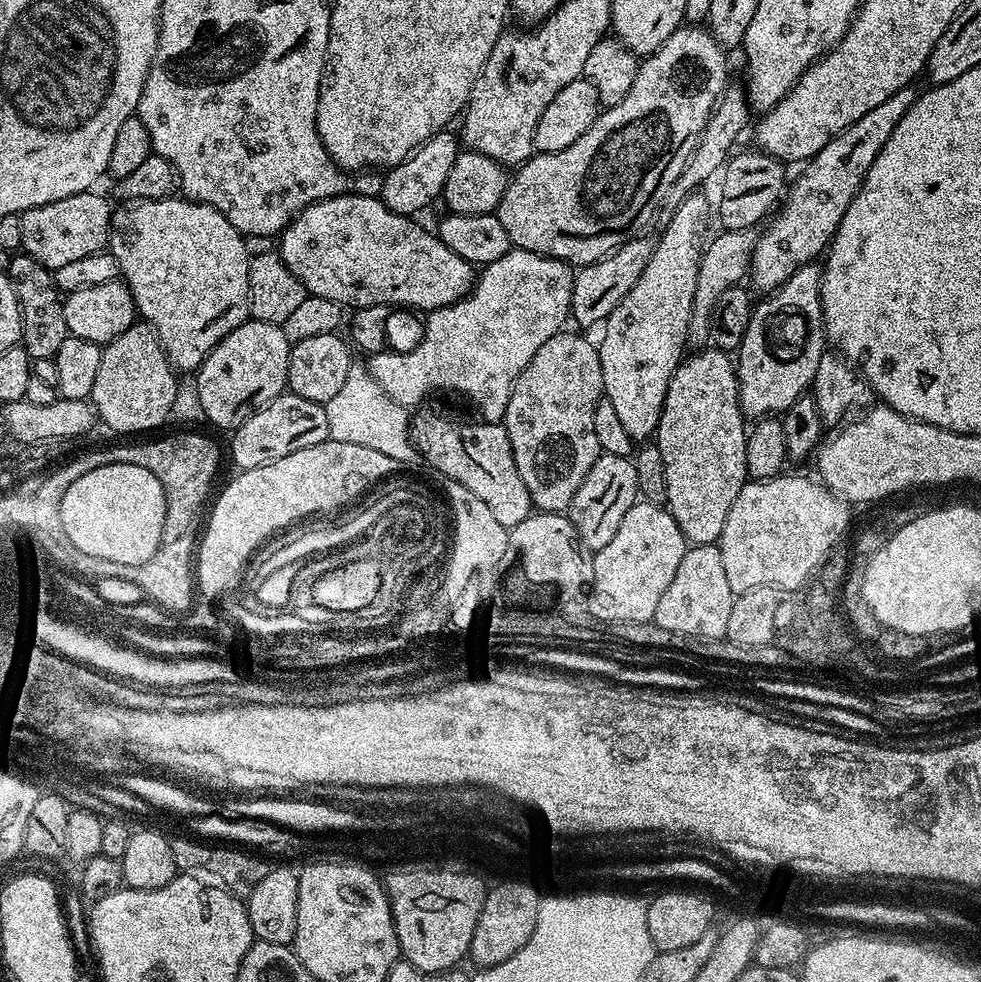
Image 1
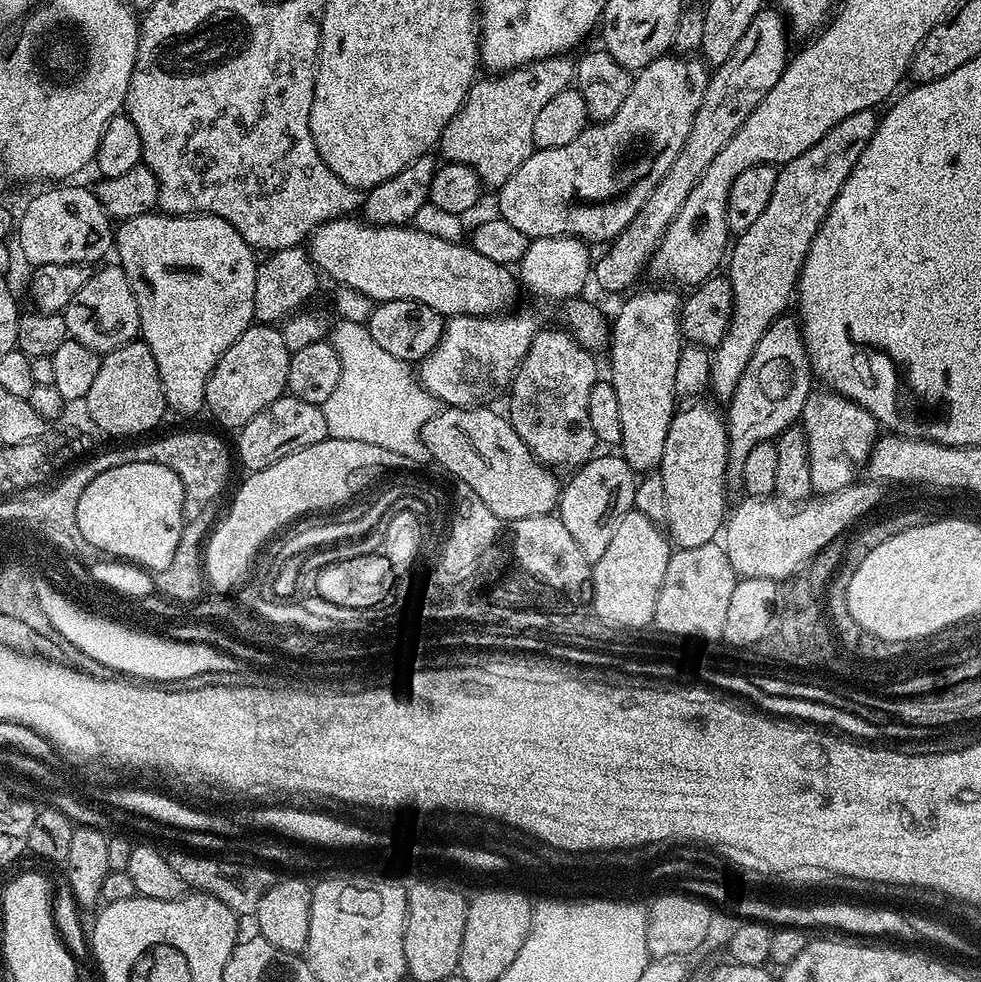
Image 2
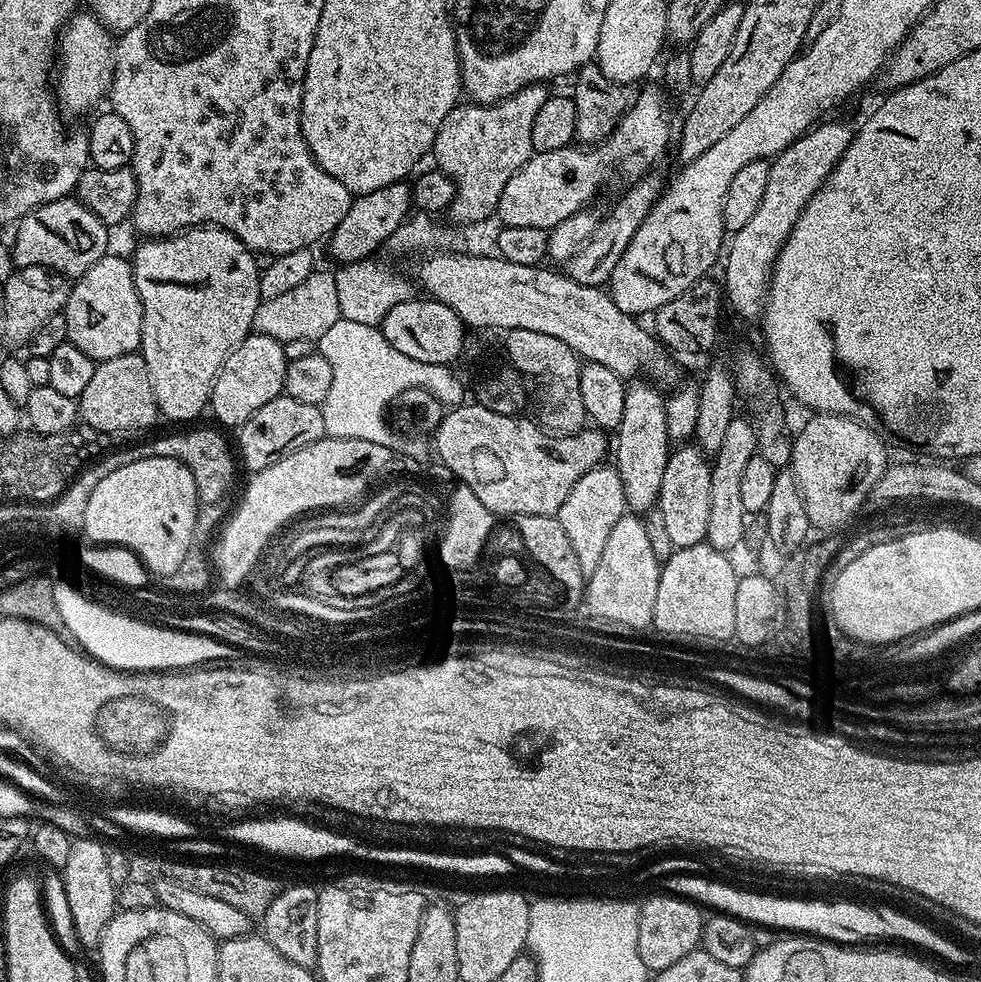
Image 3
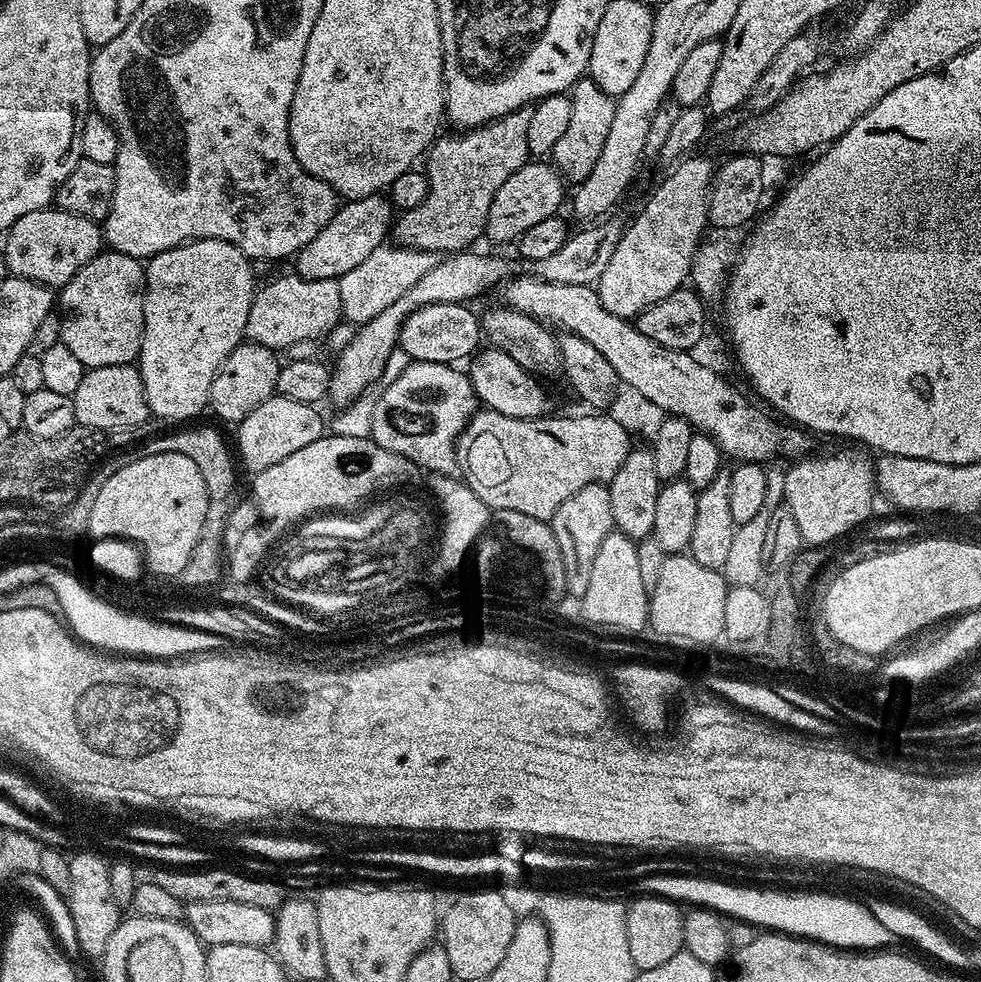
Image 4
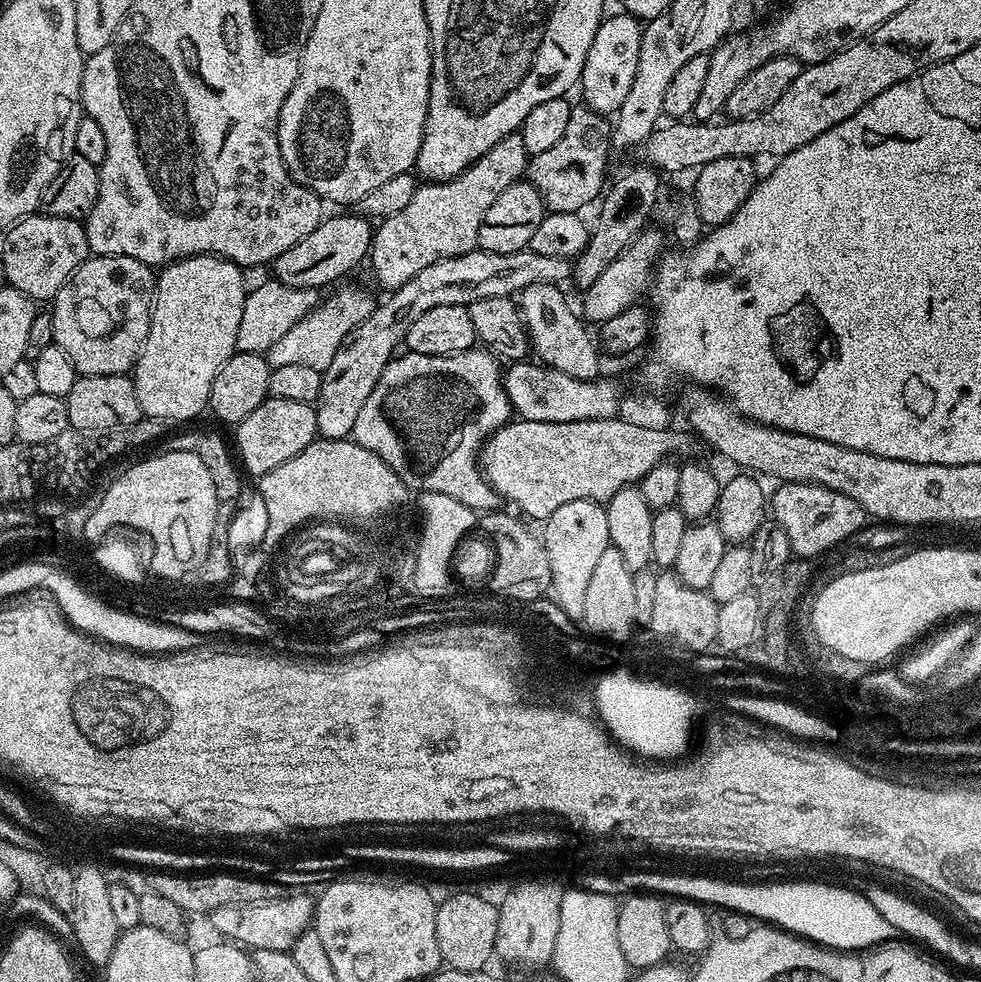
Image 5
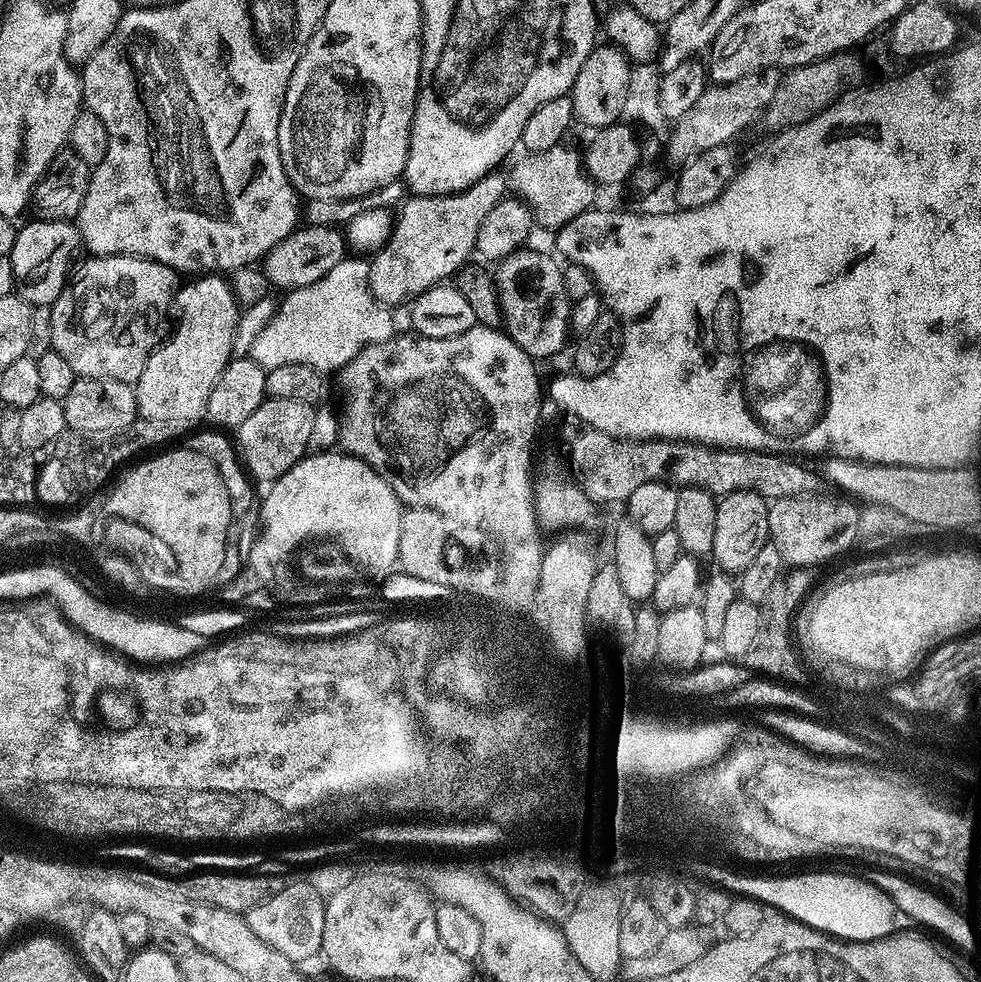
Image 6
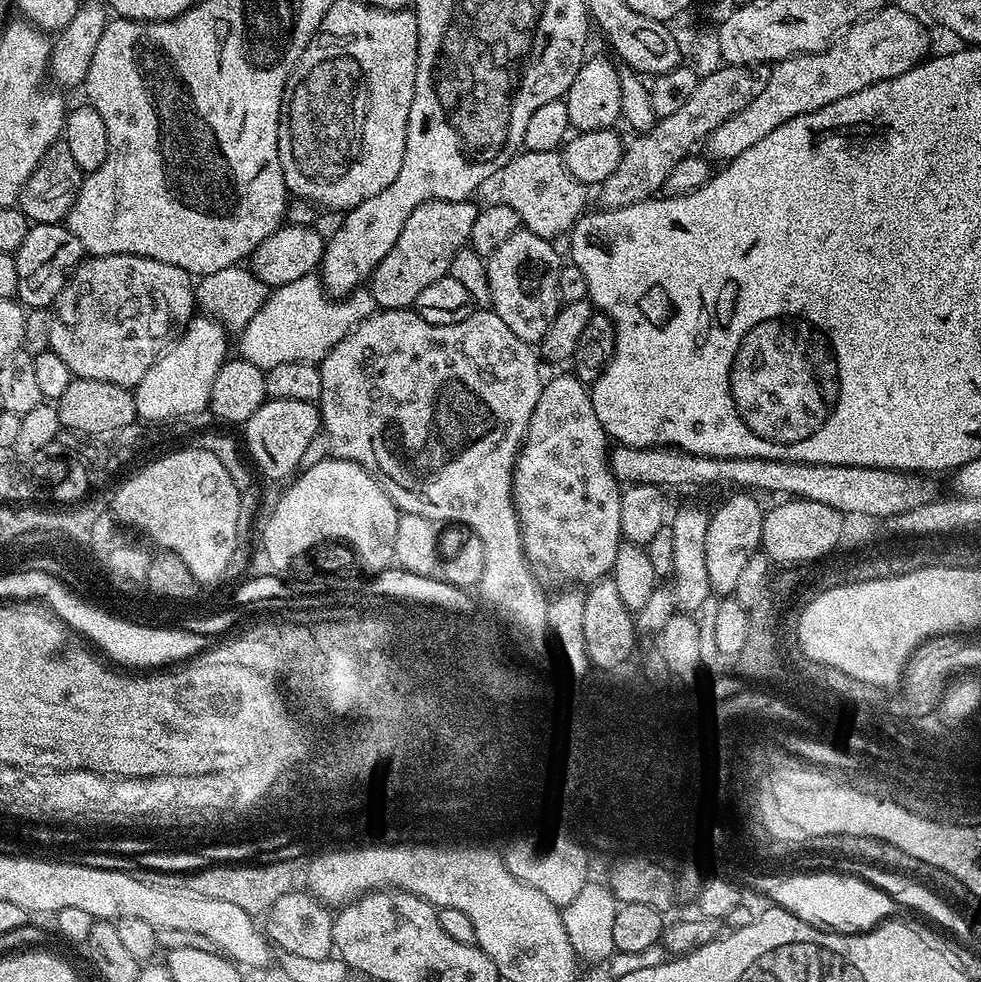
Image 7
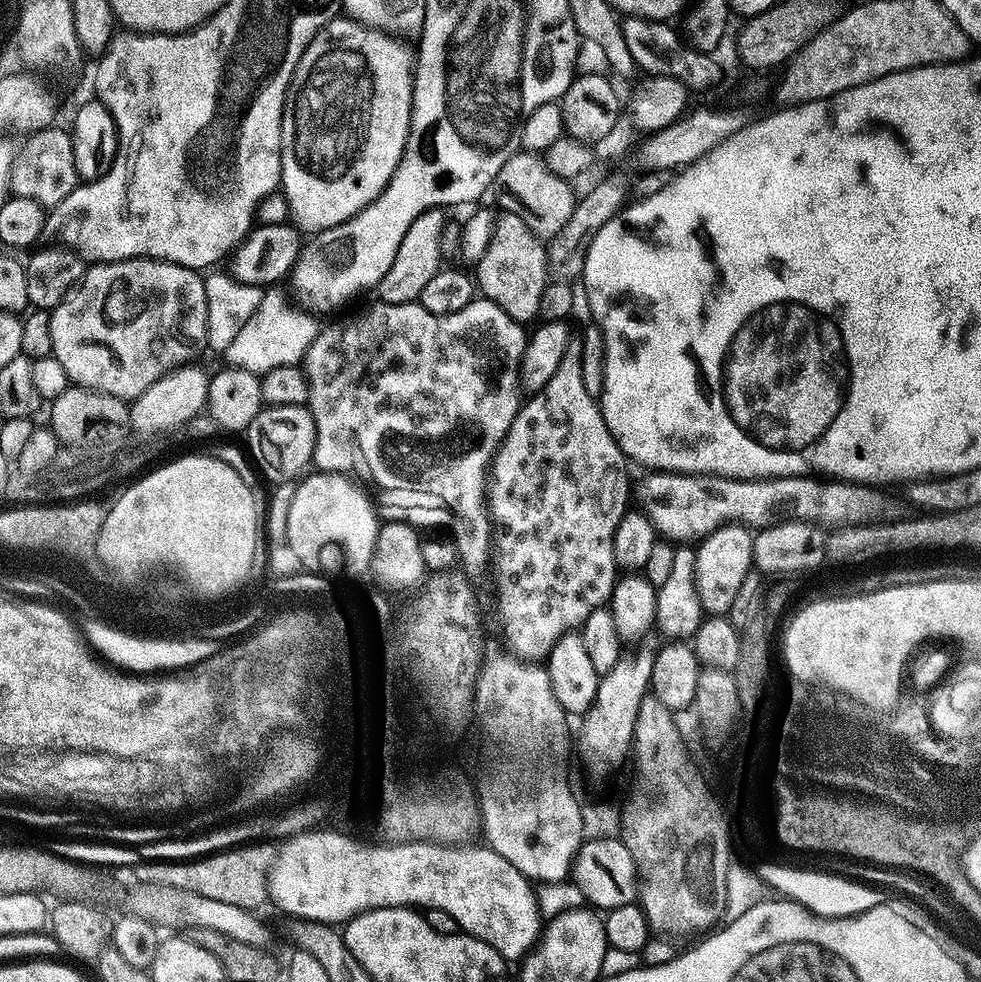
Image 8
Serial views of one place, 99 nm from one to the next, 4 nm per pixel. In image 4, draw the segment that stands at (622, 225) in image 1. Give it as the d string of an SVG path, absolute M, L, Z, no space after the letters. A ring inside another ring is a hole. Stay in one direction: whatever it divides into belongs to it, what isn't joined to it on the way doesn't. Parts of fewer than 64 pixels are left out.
M529 162L523 164L517 172L510 174L510 178L506 178L506 182L502 182L498 194L494 194L494 202L490 202L490 214L488 215L488 223L486 225L486 236L488 240L495 242L497 245L508 244L519 241L522 234L526 234L526 230L530 230L530 226L535 226L537 222L543 222L545 218L557 215L561 210L560 203L565 203L566 192L564 196L564 187L566 181L555 167L548 162Z

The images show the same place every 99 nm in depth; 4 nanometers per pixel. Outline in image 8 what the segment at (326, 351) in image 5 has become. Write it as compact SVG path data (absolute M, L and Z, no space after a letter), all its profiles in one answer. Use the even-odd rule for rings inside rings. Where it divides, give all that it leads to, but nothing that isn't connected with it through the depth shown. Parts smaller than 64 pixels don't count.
M281 287L267 289L260 306L226 349L225 361L233 368L250 370L259 376L277 366L300 364L320 329L319 323L316 324L314 320L316 318L309 311L302 310L292 307Z

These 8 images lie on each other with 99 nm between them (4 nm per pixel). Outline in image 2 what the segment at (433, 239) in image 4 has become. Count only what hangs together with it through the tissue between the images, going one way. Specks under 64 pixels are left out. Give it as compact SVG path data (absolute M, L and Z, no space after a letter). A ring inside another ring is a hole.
M564 54L547 56L508 72L489 75L489 80L477 79L458 114L454 114L442 130L438 152L444 155L443 159L470 166L485 189L499 190L506 178L510 178L510 174L514 174L514 170L518 170L534 151L532 139L538 110L542 110L554 94L573 83L576 66L568 59Z

